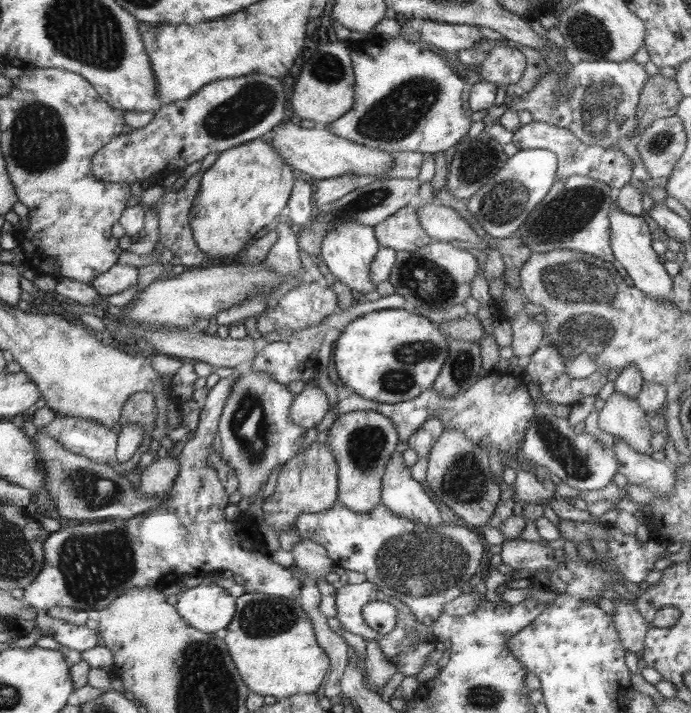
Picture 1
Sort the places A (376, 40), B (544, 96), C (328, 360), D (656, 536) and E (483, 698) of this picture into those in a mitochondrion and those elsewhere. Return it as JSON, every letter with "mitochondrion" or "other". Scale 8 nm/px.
{"A":"other","B":"other","C":"other","D":"other","E":"mitochondrion"}

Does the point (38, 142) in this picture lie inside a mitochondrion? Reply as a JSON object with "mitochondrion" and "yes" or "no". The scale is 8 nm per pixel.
{"mitochondrion":"yes"}

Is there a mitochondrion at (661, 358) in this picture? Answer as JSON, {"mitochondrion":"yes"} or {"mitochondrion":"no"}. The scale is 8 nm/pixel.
{"mitochondrion":"no"}

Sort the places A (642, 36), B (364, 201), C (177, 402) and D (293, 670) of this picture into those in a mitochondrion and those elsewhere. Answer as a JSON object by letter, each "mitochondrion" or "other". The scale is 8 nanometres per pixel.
{"A":"other","B":"mitochondrion","C":"other","D":"other"}

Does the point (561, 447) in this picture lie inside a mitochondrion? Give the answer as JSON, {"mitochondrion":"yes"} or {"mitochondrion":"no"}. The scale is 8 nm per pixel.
{"mitochondrion":"yes"}

